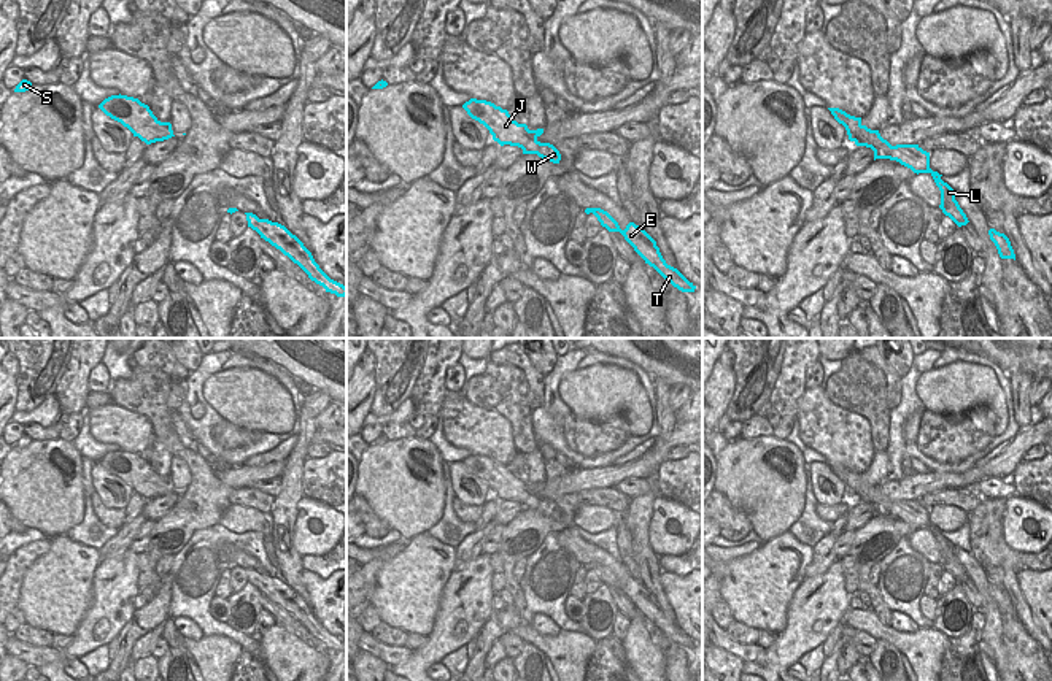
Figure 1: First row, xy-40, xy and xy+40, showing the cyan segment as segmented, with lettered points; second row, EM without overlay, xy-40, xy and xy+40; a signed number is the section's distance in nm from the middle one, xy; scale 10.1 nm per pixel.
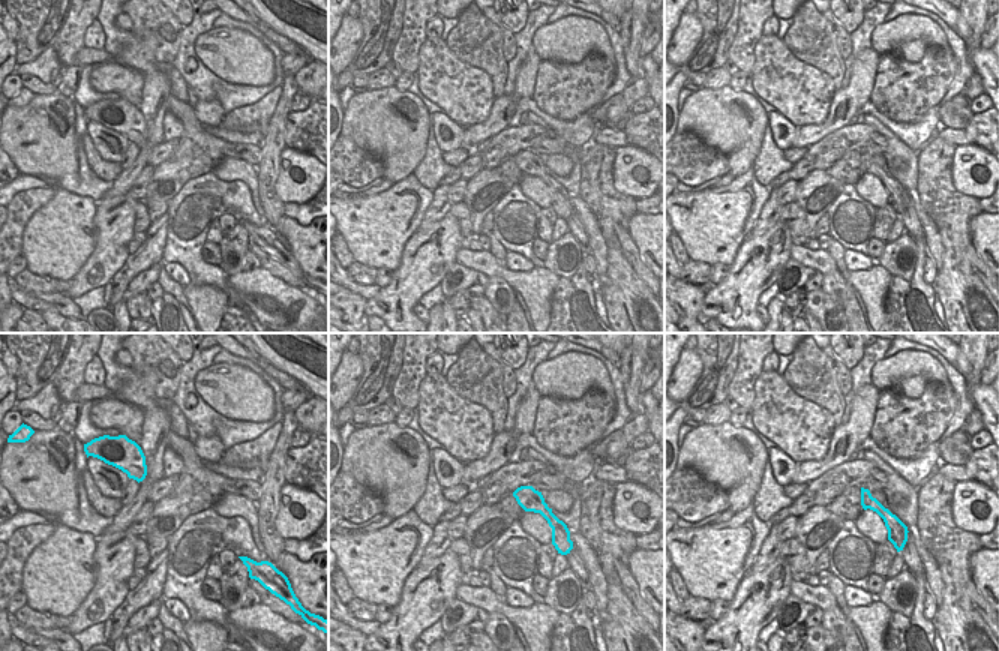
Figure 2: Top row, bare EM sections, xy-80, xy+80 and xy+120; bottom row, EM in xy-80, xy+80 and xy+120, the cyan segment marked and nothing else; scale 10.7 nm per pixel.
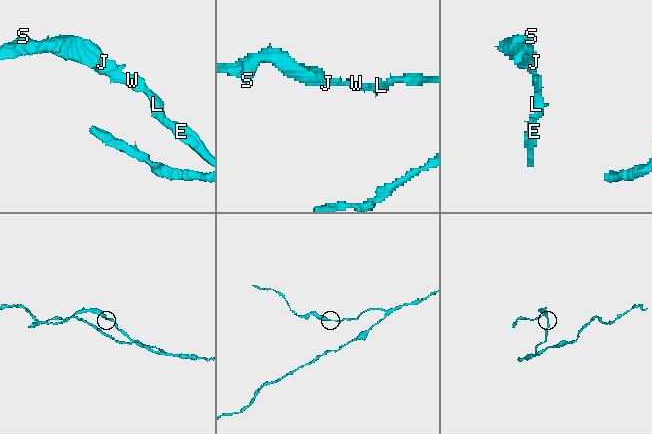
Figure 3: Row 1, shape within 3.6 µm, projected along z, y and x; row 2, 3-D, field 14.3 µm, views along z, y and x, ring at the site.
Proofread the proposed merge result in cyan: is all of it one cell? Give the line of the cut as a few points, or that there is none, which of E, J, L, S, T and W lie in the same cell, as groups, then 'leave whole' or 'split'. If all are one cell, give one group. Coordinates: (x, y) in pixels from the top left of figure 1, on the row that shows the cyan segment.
no cut | E J L S T W | leave whole

